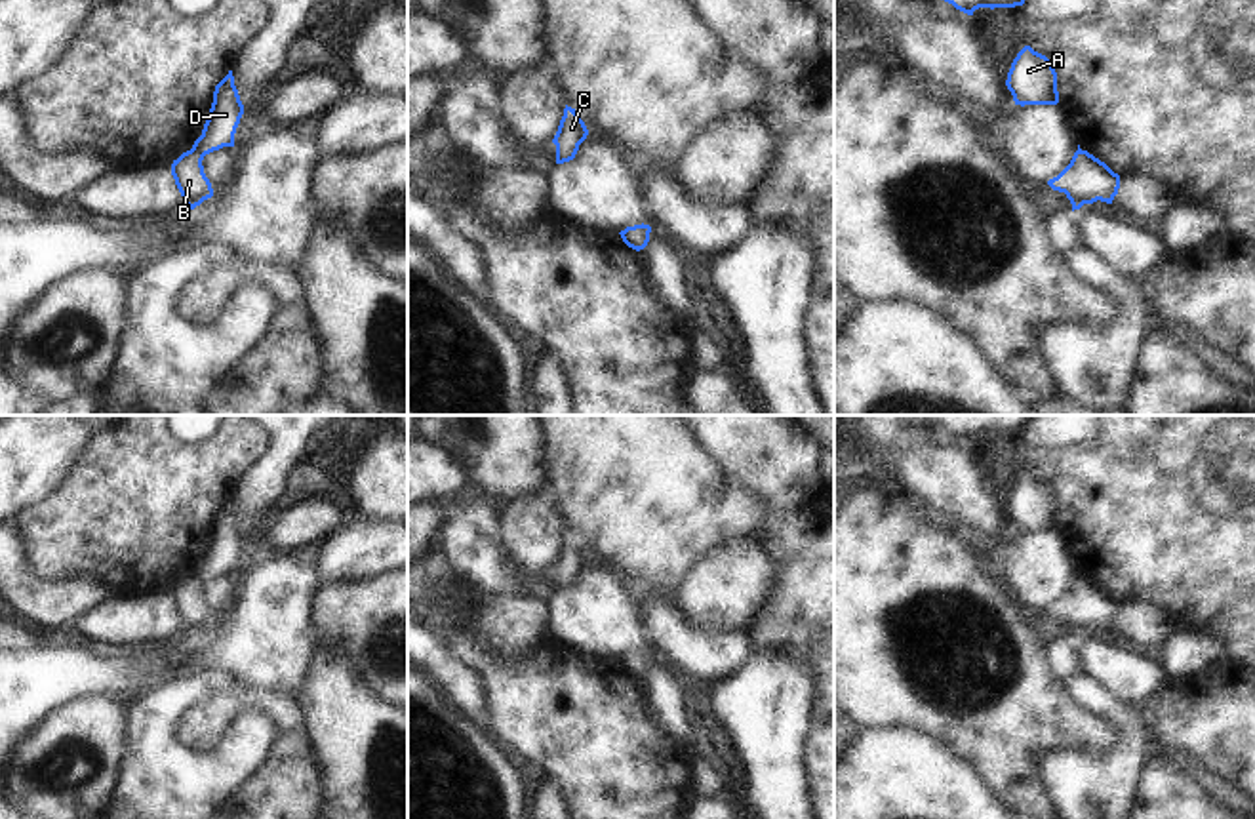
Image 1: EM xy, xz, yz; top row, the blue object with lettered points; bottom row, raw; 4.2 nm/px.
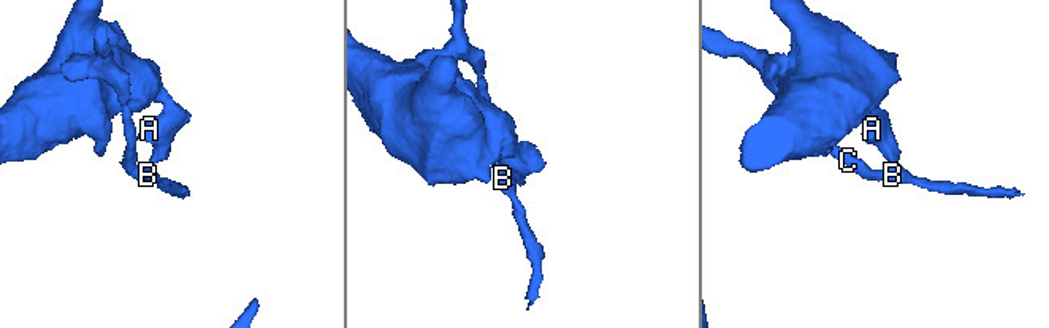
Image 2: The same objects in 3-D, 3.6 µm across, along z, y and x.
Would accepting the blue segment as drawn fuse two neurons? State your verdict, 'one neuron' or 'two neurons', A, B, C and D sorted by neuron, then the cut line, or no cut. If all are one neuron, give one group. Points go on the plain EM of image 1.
two neurons | A D / B C | xy (193, 574), (202, 583)

